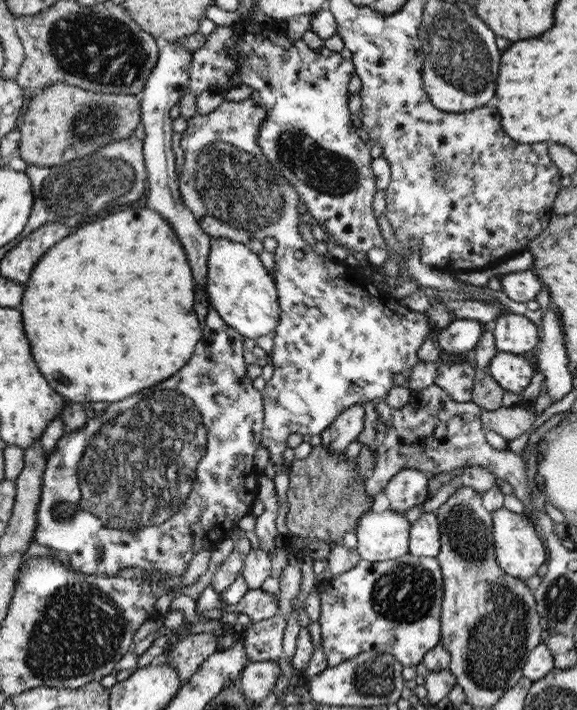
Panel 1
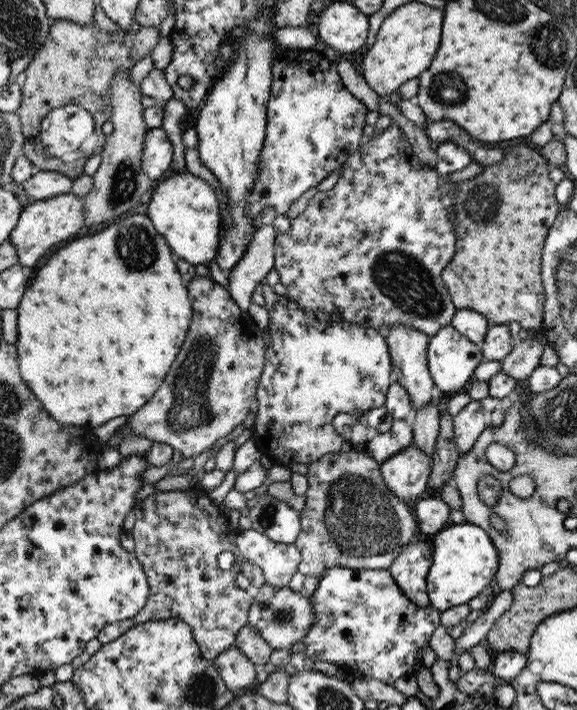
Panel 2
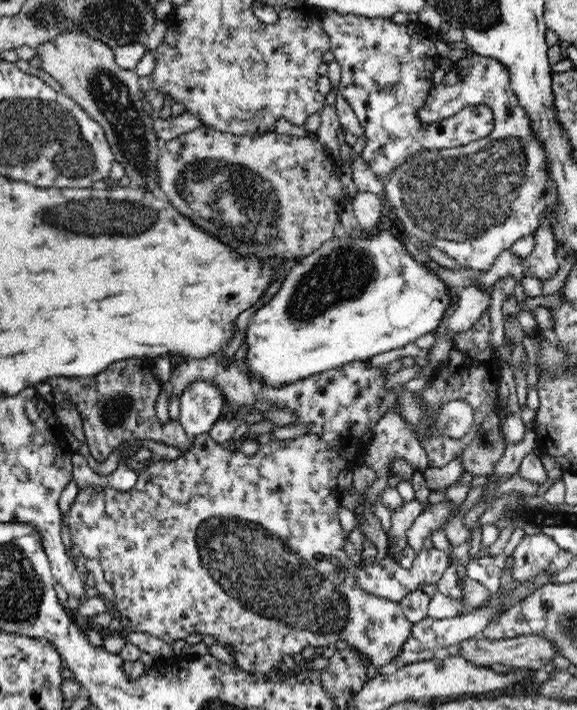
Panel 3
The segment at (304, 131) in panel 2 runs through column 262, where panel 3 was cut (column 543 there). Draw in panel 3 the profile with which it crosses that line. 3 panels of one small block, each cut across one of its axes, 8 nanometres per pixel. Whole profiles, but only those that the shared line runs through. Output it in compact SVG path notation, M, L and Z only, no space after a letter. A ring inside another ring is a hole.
M475 53L473 56L462 58L457 62L457 64L453 65L453 67L445 74L446 76L443 79L443 82L432 88L431 94L426 98L424 106L418 110L420 123L424 123L425 125L434 121L439 121L440 119L448 119L452 115L463 113L464 109L471 105L486 105L489 106L490 110L493 112L492 132L487 136L487 138L469 142L467 145L461 147L417 153L407 164L398 166L398 168L390 174L390 178L384 180L385 188L382 194L382 196L390 202L390 206L393 208L396 218L398 217L399 220L403 222L404 228L411 238L424 241L429 246L438 248L440 252L448 254L450 258L454 258L459 267L478 270L479 272L490 270L490 266L492 266L496 257L503 250L509 249L519 238L534 235L535 230L540 226L540 214L542 214L542 211L546 207L552 205L556 201L556 189L554 189L554 183L548 179L550 171L548 171L547 163L549 162L549 159L547 158L547 153L542 147L542 143L538 141L538 137L534 135L532 127L530 127L530 117L526 115L526 111L524 111L522 106L520 106L520 103L518 103L518 97L516 97L516 94L511 88L508 69L506 68L507 66L504 66L494 58L482 57Z

